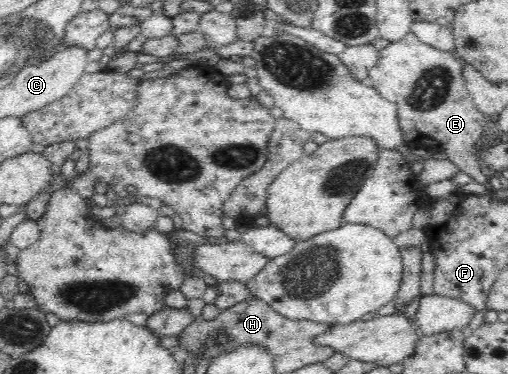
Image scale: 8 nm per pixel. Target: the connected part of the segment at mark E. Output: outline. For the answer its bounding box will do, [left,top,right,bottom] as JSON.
[367,31,489,185]

